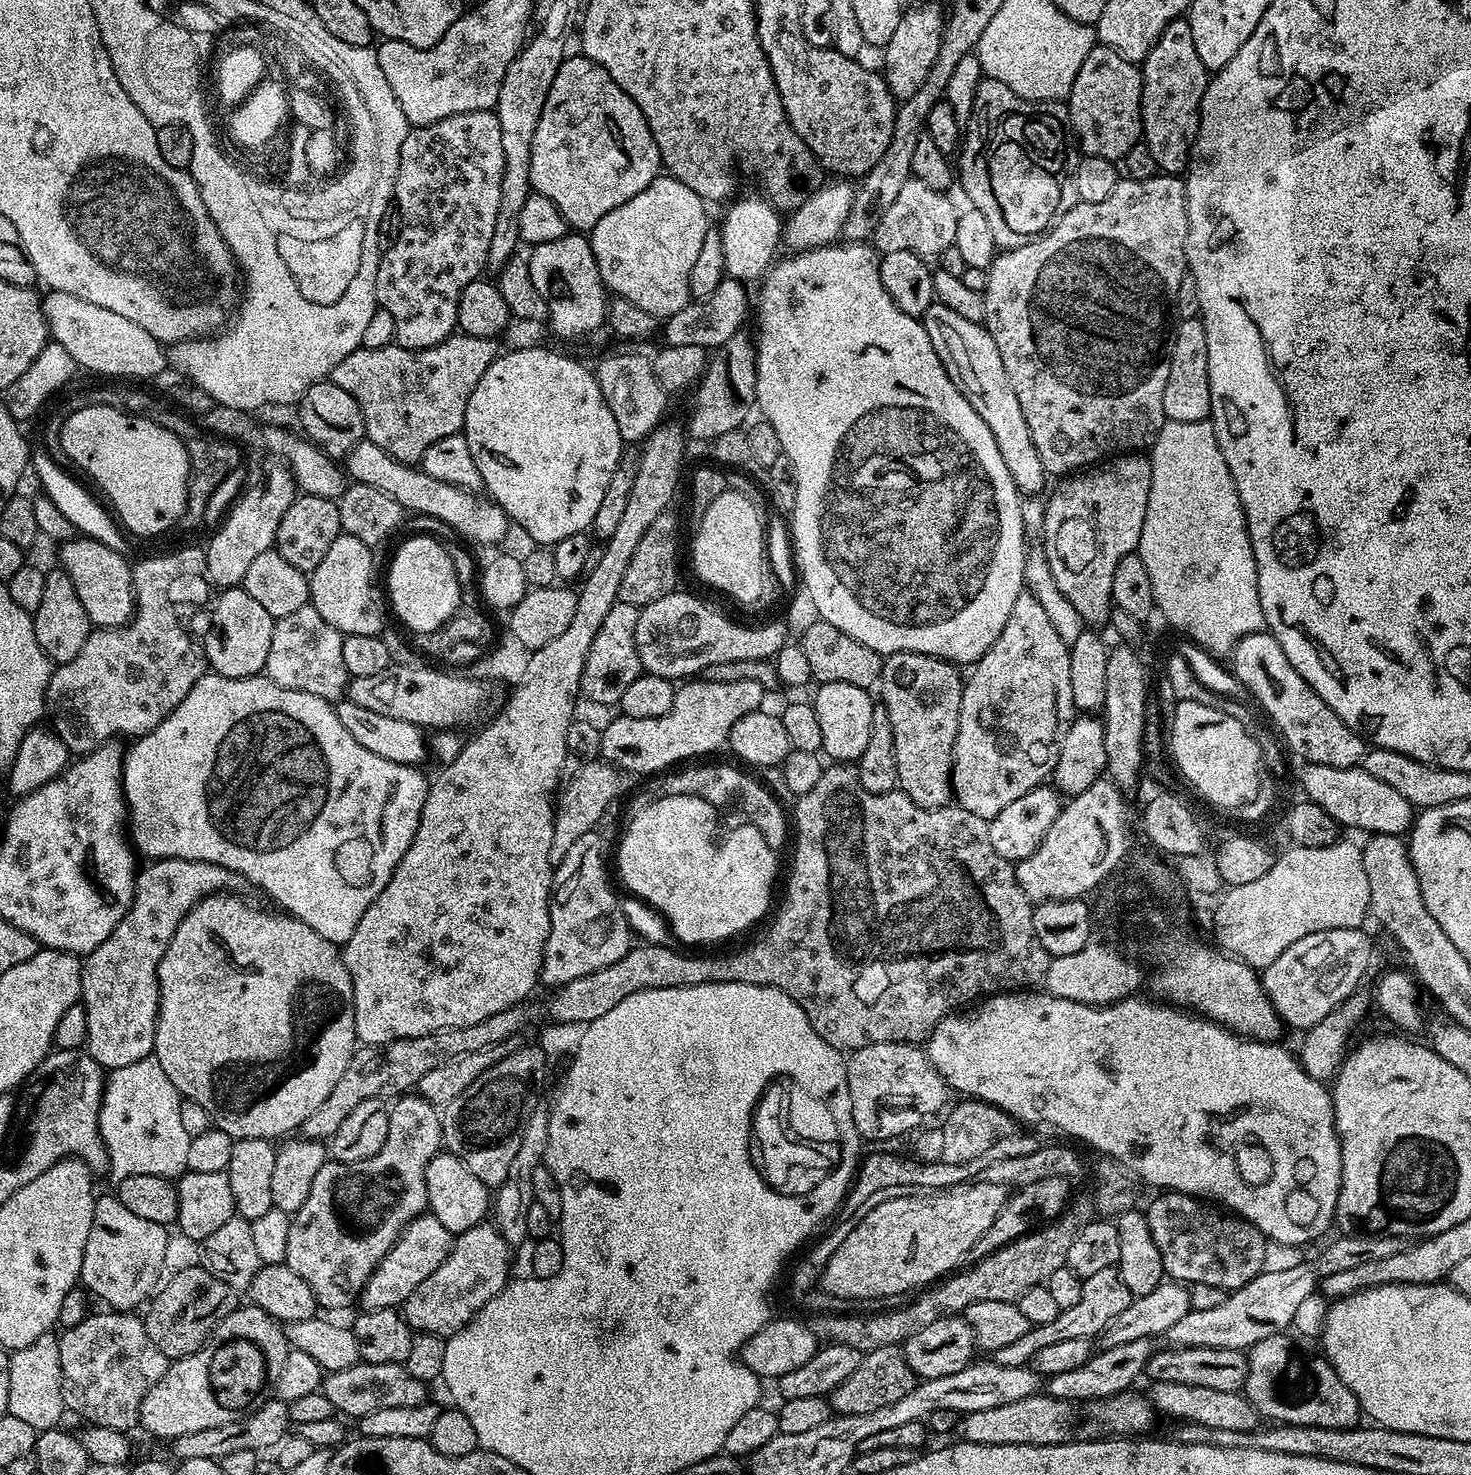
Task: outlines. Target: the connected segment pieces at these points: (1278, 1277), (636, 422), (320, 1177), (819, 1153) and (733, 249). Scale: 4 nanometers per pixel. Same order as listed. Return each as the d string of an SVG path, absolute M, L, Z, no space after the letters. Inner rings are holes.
M1342 1234L1332 1241L1318 1256L1292 1264L1289 1268L1276 1268L1259 1272L1246 1286L1229 1291L1224 1300L1214 1310L1190 1310L1182 1322L1174 1322L1174 1326L1166 1334L1166 1340L1173 1348L1217 1348L1218 1350L1238 1350L1244 1352L1253 1348L1262 1338L1279 1336L1289 1331L1288 1327L1296 1320L1300 1307L1317 1291L1319 1283L1339 1271L1350 1270L1361 1263L1372 1262L1375 1259L1386 1258L1396 1253L1402 1246L1401 1239L1394 1236L1370 1236L1367 1234Z
M620 352L617 356L608 356L600 365L595 365L594 375L598 386L602 390L602 398L606 398L606 406L610 406L610 414L614 414L614 422L618 422L618 434L625 445L647 440L648 435L661 425L664 411L668 408L669 393L665 392L663 386L654 378L652 361L646 355L639 356L636 352Z
M404 1094L399 1099L400 1101L396 1105L394 1103L391 1105L390 1134L386 1134L386 1142L382 1146L382 1150L378 1150L378 1154L374 1154L374 1158L365 1158L362 1162L350 1162L347 1164L331 1158L325 1159L322 1170L318 1170L318 1175L314 1178L313 1185L310 1186L310 1194L306 1197L306 1202L302 1202L302 1206L297 1212L291 1213L290 1239L286 1241L286 1258L284 1263L290 1266L290 1270L294 1270L294 1274L300 1275L306 1281L306 1286L310 1286L310 1290L314 1290L314 1298L321 1309L348 1308L351 1304L355 1305L360 1299L360 1292L366 1286L370 1274L374 1274L374 1270L382 1262L382 1258L386 1258L386 1254L392 1249L394 1242L398 1239L401 1232L404 1231L405 1226L414 1218L425 1215L428 1207L426 1170L433 1158L436 1157L436 1153L441 1151L444 1143L442 1116L438 1111L437 1105L430 1103L419 1094Z
M788 1076L770 1078L763 1090L762 1094L756 1096L749 1111L752 1129L747 1148L750 1156L756 1156L756 1164L752 1164L752 1168L758 1177L764 1178L767 1188L775 1195L806 1198L816 1192L824 1180L836 1176L843 1161L844 1143L842 1140L812 1140L812 1136L816 1136L816 1132L824 1132L824 1128L820 1128L820 1124L800 1124L800 1120L812 1120L812 1116L804 1116L804 1112L808 1112L808 1104L792 1104L792 1100L788 1100L788 1096L792 1096L792 1084L788 1084ZM792 1116L800 1116L800 1120L792 1120ZM760 1120L788 1120L788 1128L784 1128L784 1140L788 1140L788 1148L780 1148L780 1164L772 1160L772 1156L776 1156L772 1148L760 1148L760 1144L764 1144L764 1140L760 1140ZM752 1144L756 1144L756 1152L750 1151ZM776 1176L780 1176L780 1180L776 1180Z
M759 199L729 203L724 221L719 221L718 224L722 238L724 271L731 279L741 282L758 279L771 266L772 259L776 256L776 247L779 249L782 244L781 213L767 199Z

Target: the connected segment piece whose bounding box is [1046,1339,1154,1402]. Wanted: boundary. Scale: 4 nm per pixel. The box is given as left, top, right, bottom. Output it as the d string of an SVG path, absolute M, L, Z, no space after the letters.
M1146 1339L1126 1342L1122 1346L1114 1346L1113 1348L1103 1347L1101 1350L1095 1351L1082 1366L1078 1366L1078 1370L1065 1370L1062 1374L1047 1377L1047 1395L1069 1402L1077 1402L1076 1400L1102 1402L1114 1394L1127 1392L1135 1385L1132 1383L1139 1376L1145 1375L1148 1360L1154 1351L1152 1344L1151 1339Z

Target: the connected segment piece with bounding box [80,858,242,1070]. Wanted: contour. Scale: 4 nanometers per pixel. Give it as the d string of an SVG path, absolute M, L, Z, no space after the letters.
M169 858L154 860L144 865L136 873L136 893L128 913L114 926L114 934L102 942L93 952L83 957L80 969L80 1000L86 1010L86 1028L88 1030L87 1052L94 1057L100 1067L105 1070L130 1066L130 1062L138 1062L142 1058L153 1055L156 1019L160 1005L158 990L158 962L162 962L162 954L166 954L166 946L170 946L170 938L174 938L174 930L186 918L186 914L202 898L212 896L216 892L236 890L242 884L242 877L237 872L226 870L210 862Z

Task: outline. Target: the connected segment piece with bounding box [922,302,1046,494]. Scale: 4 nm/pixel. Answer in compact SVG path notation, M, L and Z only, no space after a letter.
M939 302L925 310L922 323L950 382L954 382L966 402L978 410L978 418L990 426L990 434L994 434L994 442L998 442L998 450L1002 450L1006 470L1010 470L1017 492L1043 493L1046 473L1042 458L1038 458L1038 450L1034 450L1034 438L1030 438L1022 406L1018 406L1018 394L1014 394L1014 386L1010 386L1010 378L1006 378L1006 366L1002 366L1002 354L998 354L992 335L983 324L970 322L970 318L962 318L962 314Z

